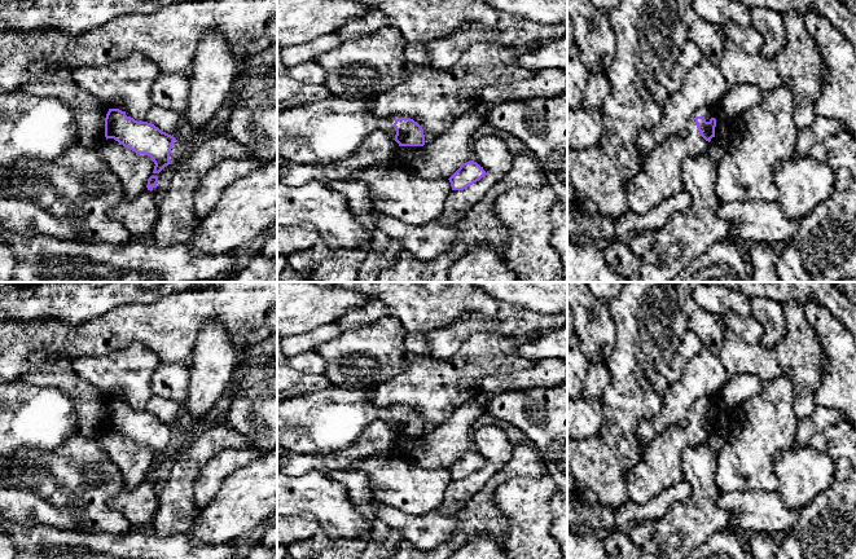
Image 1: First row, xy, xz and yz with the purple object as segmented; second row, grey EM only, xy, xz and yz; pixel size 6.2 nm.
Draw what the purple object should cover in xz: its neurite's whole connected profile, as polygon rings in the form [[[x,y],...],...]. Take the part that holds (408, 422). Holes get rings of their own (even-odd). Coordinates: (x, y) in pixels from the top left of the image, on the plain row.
[[[334,386],[320,392],[307,392],[277,401],[277,446],[286,452],[298,453],[326,453],[347,449],[377,419],[394,428],[399,436],[425,435],[423,419],[413,409],[403,405],[378,408],[374,404],[374,391]]]

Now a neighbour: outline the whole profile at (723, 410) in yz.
[[[720,392],[712,397],[716,409],[715,428],[723,430],[728,426],[728,417],[732,409],[725,404]]]

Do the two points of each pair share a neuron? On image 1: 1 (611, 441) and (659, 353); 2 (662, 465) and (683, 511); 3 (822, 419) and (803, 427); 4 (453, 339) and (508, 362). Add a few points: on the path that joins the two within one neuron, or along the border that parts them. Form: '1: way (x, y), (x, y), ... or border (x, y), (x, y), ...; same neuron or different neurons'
1: way (622, 419), (624, 404), (636, 391), (637, 375); same neuron
2: border (685, 449), (681, 456), (683, 479); different neurons
3: way (817, 425), (808, 427); same neuron
4: border (466, 339), (450, 357), (437, 360); different neurons

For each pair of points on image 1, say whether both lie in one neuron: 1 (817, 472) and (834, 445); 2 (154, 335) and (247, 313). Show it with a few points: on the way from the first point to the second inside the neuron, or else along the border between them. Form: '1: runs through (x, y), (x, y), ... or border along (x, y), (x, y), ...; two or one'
1: border along (807, 445), (826, 453), (834, 461); two
2: runs through (178, 317), (187, 311), (224, 311); one

